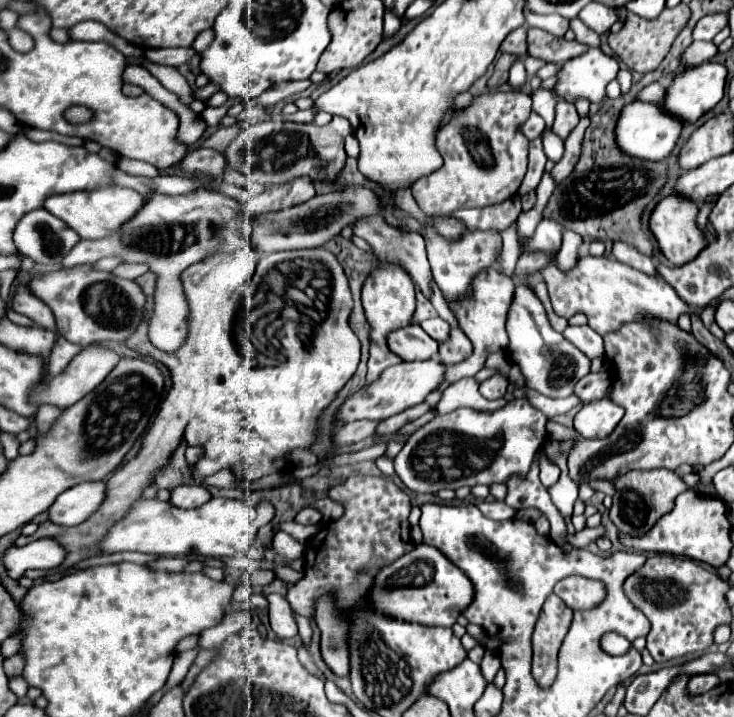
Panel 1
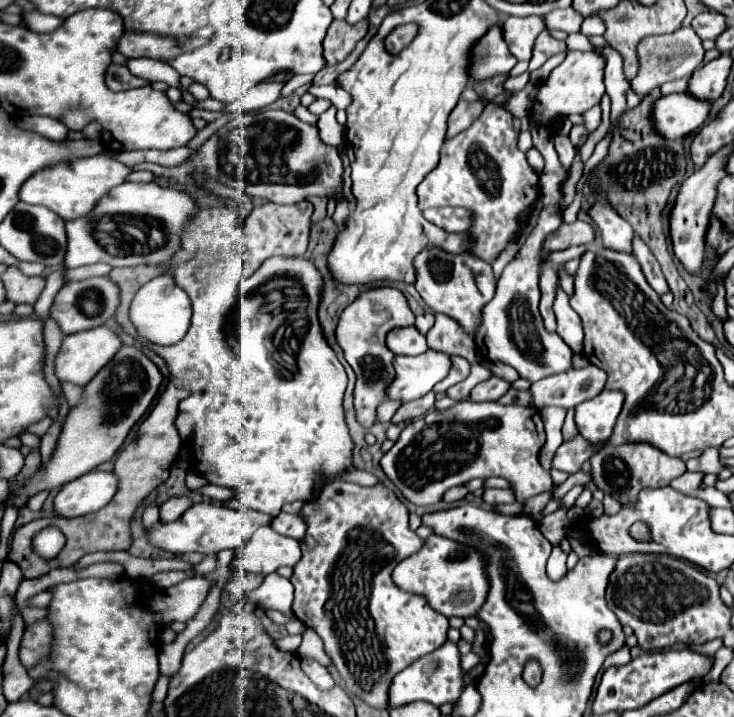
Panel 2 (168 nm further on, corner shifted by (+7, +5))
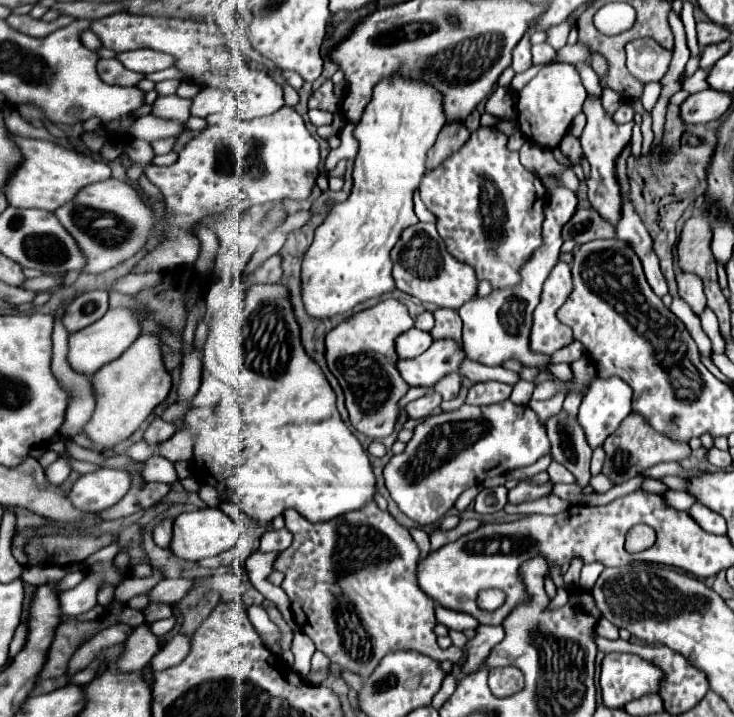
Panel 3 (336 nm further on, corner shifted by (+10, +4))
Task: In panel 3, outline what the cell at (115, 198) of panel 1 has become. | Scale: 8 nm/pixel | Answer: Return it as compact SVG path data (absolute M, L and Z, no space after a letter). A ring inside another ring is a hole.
M10 133L10 139L16 143L16 147L22 153L22 163L14 169L12 177L4 185L8 205L12 207L20 207L20 209L36 207L36 209L54 211L60 205L74 199L74 195L82 187L96 183L96 181L106 181L110 177L110 167L106 163L94 161L92 157L80 155L78 151L62 147L54 141L28 139L28 137L20 137L14 133Z

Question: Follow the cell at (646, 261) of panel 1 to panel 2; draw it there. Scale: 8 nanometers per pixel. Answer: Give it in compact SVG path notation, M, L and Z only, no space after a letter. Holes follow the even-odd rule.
M597 194L597 204L591 208L591 218L601 230L603 246L617 252L631 254L631 242L633 242L633 230L631 226L607 204L603 194Z

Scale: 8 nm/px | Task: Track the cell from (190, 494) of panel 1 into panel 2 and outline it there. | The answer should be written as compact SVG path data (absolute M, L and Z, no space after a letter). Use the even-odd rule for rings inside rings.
M171 496L169 500L165 500L161 504L161 520L163 522L171 522L175 518L179 518L193 502L187 496Z

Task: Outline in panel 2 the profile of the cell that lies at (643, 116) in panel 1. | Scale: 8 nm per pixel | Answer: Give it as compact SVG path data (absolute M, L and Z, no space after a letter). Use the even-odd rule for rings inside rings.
M691 94L661 96L651 106L651 124L667 140L683 138L703 126L709 114L709 102L699 102Z

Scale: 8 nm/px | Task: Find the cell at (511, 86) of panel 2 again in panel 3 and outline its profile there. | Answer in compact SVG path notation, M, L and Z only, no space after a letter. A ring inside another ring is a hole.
M496 87L496 91L486 101L486 113L498 117L500 121L514 119L514 93L504 87Z

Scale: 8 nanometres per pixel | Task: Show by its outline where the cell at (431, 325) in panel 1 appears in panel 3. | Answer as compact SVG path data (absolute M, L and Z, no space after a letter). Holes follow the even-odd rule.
M432 311L420 313L414 327L416 327L416 329L422 329L422 331L430 331L430 329L434 327L434 315L432 315Z

